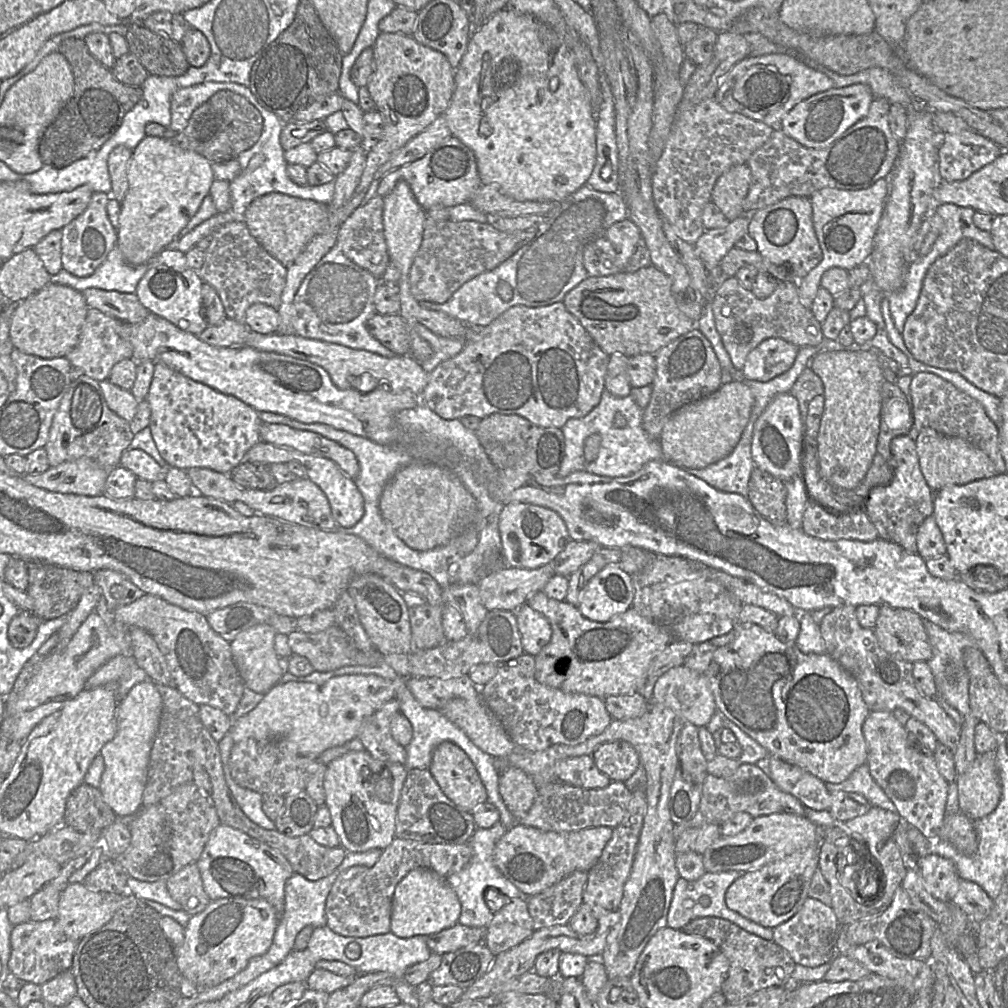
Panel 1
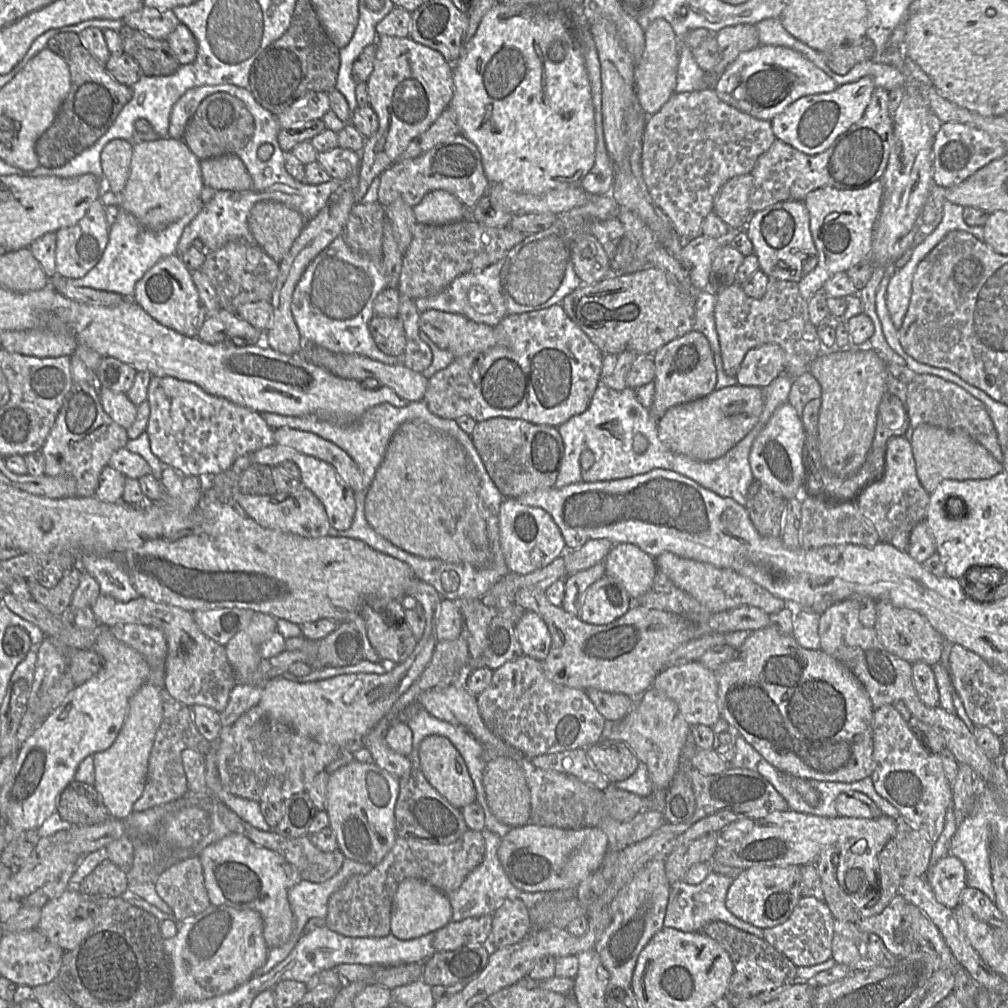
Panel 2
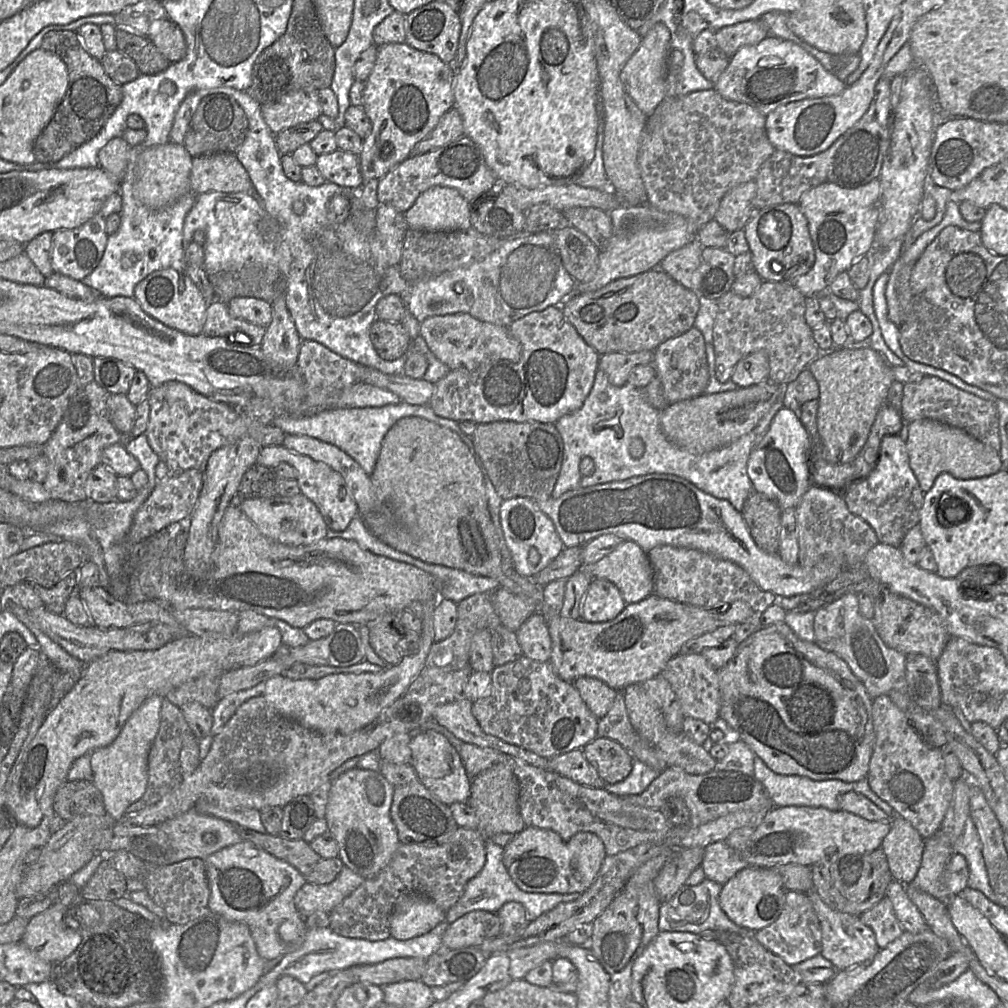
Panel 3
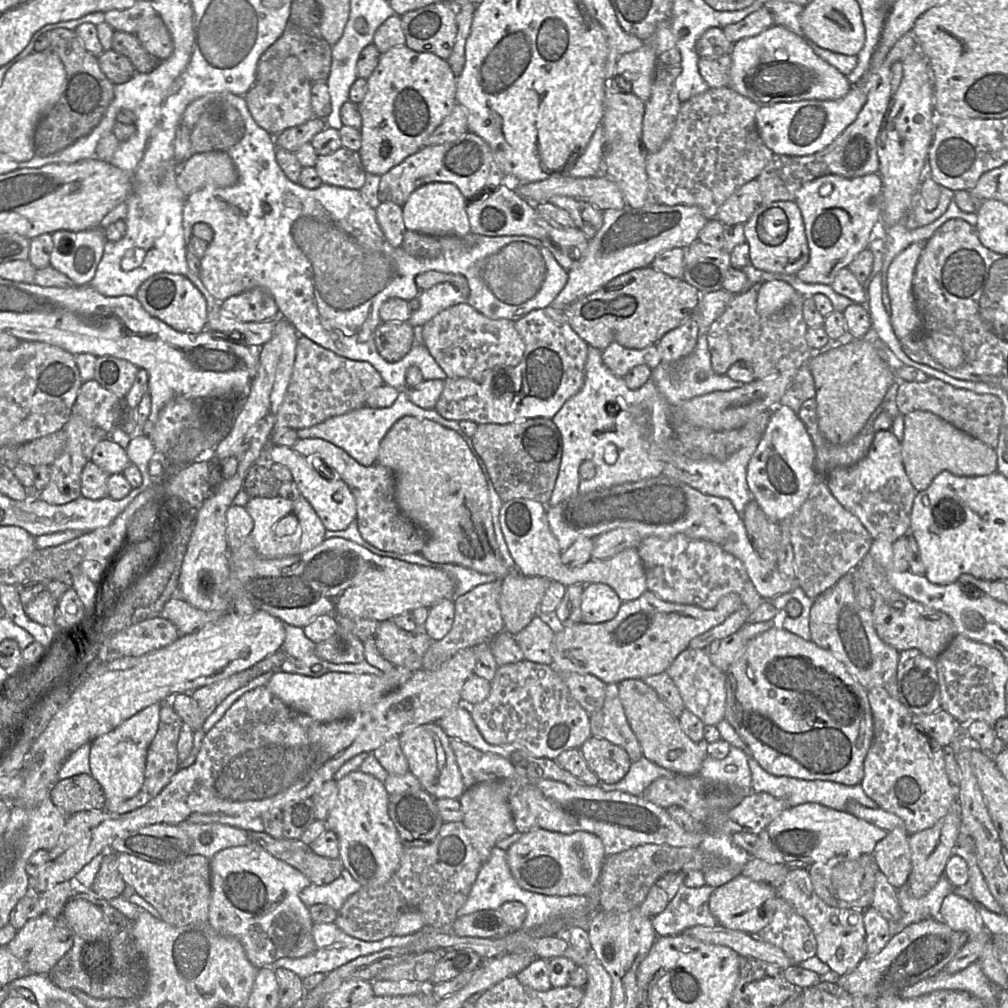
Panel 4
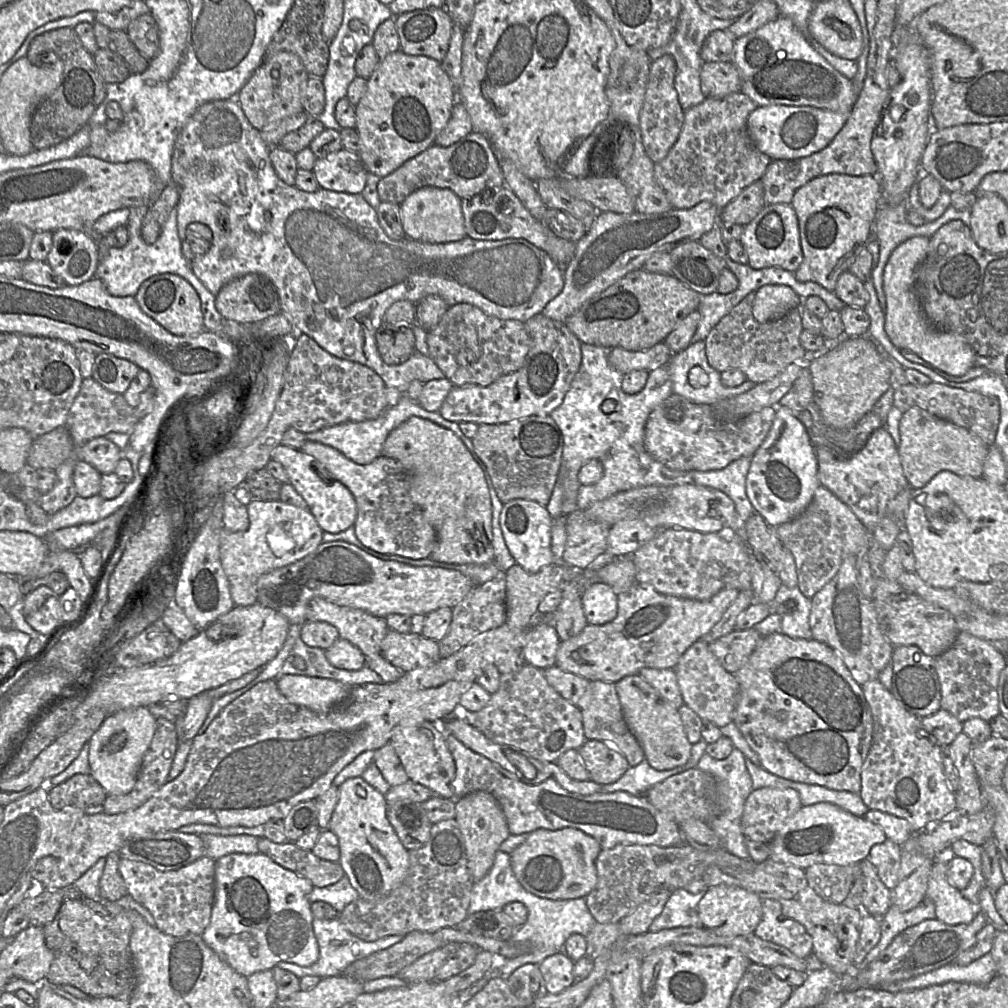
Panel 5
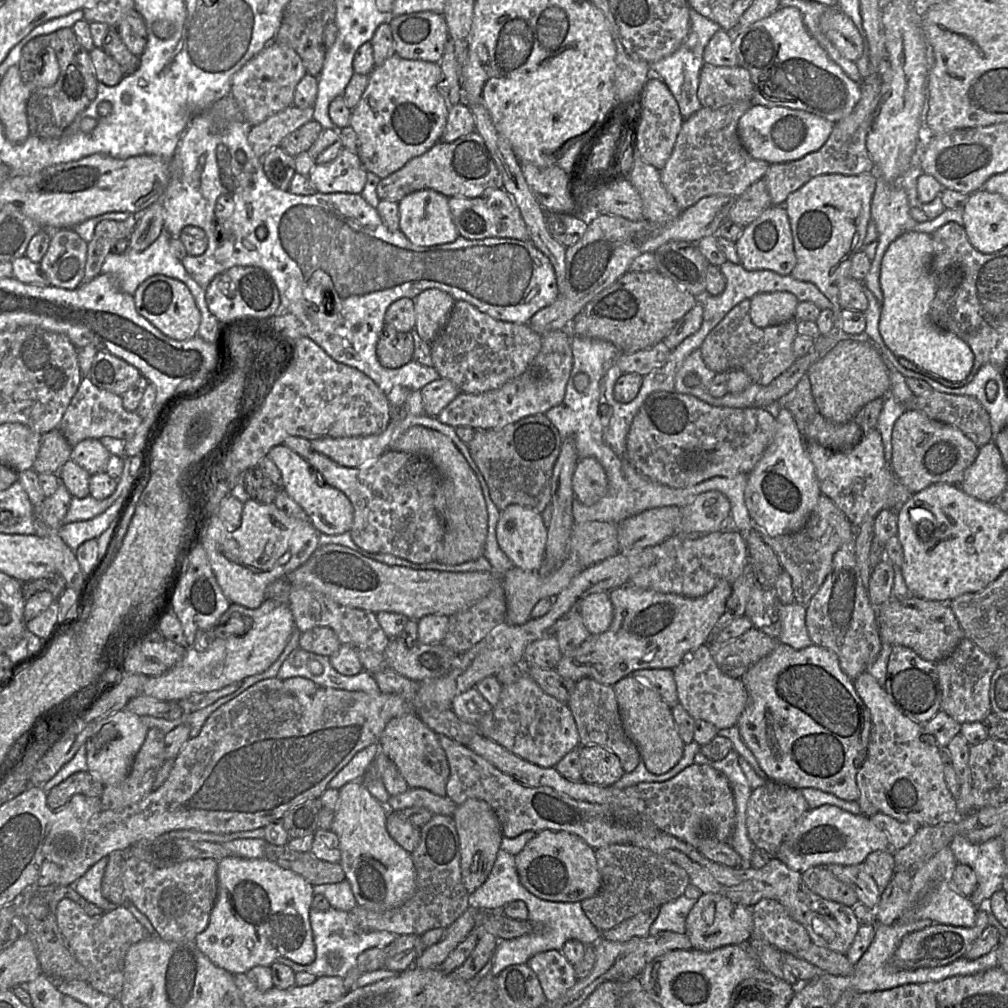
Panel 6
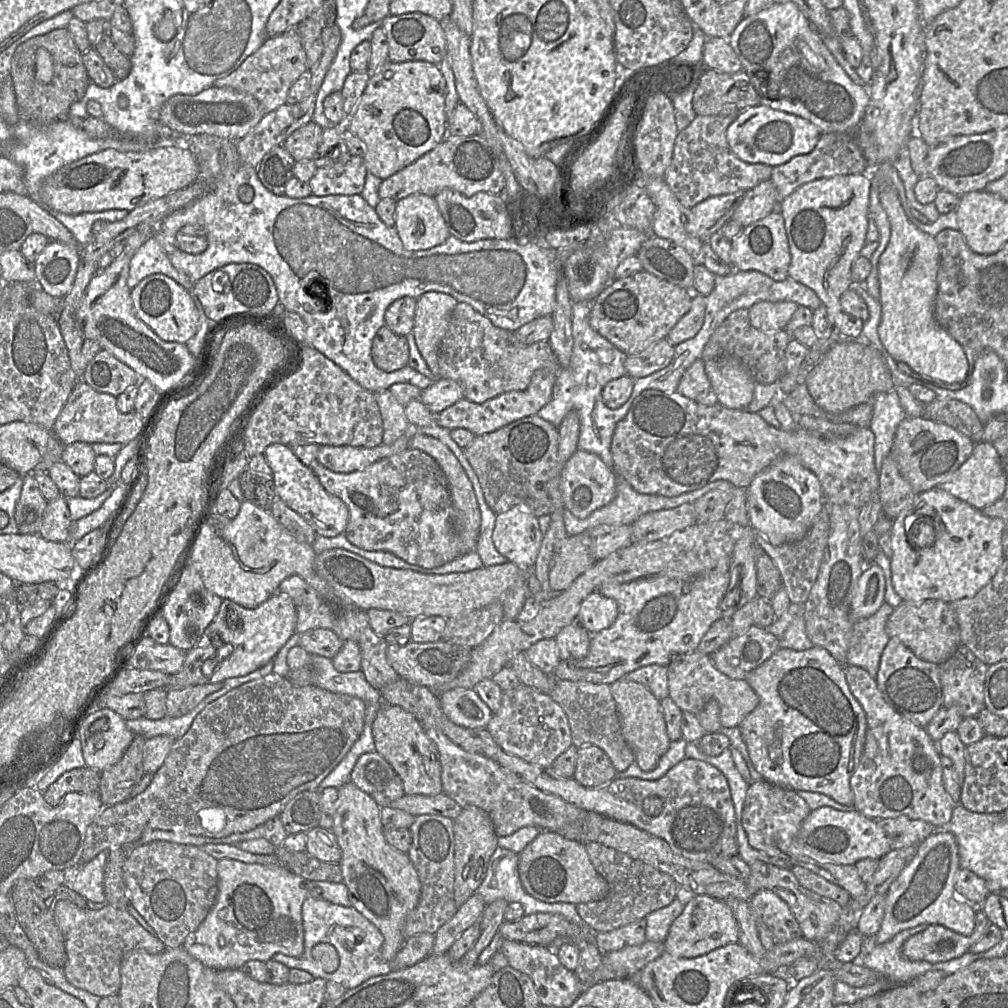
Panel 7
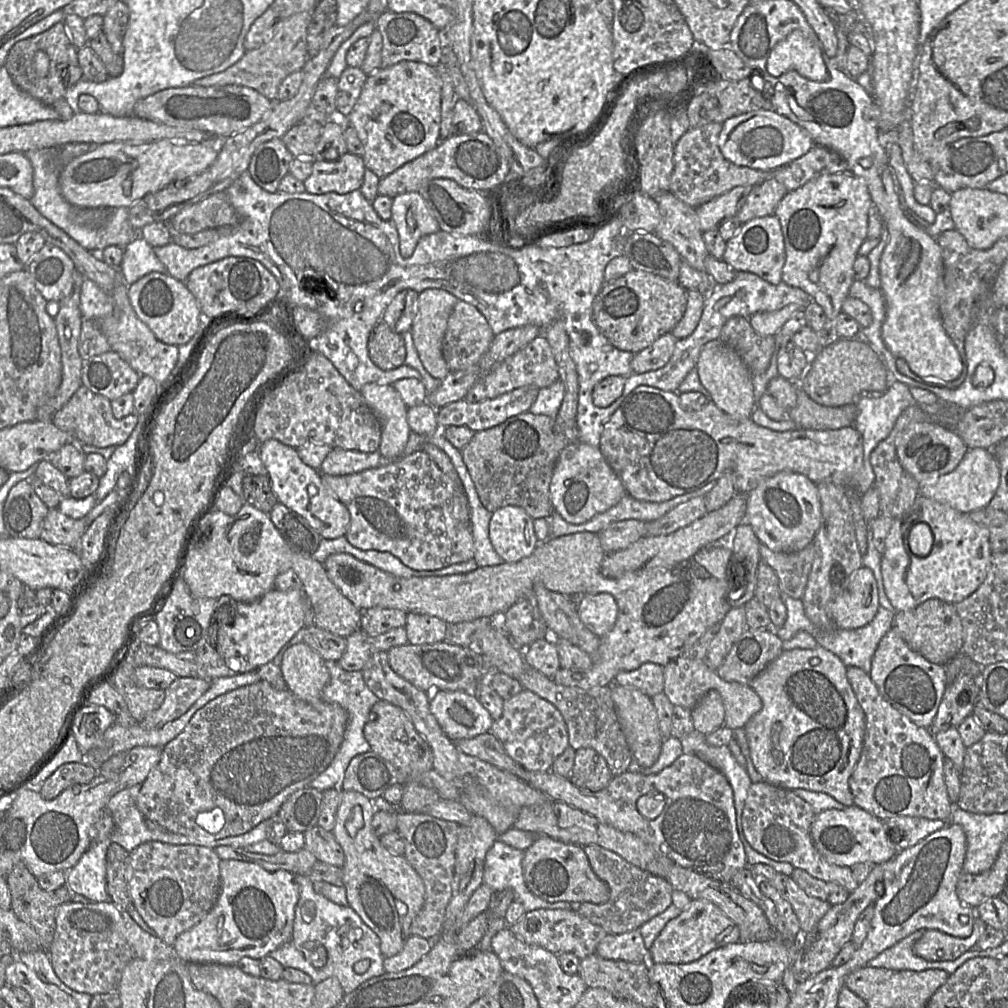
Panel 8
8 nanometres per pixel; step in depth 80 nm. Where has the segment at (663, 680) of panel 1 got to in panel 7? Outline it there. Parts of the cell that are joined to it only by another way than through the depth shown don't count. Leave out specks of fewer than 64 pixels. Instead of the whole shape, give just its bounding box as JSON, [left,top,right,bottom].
[667,650,759,728]

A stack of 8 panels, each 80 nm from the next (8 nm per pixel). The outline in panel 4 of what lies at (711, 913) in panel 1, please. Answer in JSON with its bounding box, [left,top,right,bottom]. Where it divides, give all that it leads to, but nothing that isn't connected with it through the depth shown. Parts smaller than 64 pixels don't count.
[652,884,718,936]

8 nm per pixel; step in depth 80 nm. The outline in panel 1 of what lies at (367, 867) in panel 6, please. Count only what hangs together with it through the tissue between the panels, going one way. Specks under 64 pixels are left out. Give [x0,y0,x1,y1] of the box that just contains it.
[324,750,407,852]

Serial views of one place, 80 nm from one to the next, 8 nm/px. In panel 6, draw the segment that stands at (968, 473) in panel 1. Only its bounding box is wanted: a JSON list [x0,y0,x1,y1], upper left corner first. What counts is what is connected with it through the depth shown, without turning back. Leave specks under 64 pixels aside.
[890,409,979,494]

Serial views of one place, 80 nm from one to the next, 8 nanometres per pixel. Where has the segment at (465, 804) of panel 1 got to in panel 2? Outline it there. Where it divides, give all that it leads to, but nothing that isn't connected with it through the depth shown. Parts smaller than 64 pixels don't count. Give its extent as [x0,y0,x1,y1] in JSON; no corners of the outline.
[417,735,476,809]

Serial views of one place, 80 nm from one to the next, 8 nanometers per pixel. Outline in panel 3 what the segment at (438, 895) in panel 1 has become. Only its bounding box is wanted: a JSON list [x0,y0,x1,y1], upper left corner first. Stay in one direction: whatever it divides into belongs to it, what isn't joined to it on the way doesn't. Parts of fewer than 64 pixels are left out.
[390,893,446,941]

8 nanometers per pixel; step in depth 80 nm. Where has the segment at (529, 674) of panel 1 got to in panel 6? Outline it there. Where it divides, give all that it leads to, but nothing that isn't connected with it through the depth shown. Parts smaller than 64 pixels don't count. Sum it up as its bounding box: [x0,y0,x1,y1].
[478,673,580,768]

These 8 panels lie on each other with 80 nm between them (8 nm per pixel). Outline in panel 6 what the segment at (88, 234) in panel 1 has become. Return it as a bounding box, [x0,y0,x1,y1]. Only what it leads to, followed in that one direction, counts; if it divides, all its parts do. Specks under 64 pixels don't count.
[40,228,88,290]

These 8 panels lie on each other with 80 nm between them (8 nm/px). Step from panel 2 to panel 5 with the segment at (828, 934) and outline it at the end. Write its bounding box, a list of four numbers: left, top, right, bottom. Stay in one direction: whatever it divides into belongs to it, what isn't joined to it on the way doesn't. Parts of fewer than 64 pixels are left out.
[754,899,813,958]

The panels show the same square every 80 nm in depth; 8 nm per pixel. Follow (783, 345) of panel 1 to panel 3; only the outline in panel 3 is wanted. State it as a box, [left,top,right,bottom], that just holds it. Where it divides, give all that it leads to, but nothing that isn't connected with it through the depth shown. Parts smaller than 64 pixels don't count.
[731,352,770,387]

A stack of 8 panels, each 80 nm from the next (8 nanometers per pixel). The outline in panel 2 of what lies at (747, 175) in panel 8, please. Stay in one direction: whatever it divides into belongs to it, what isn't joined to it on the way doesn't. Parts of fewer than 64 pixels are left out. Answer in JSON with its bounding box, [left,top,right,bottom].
[642,88,775,242]

